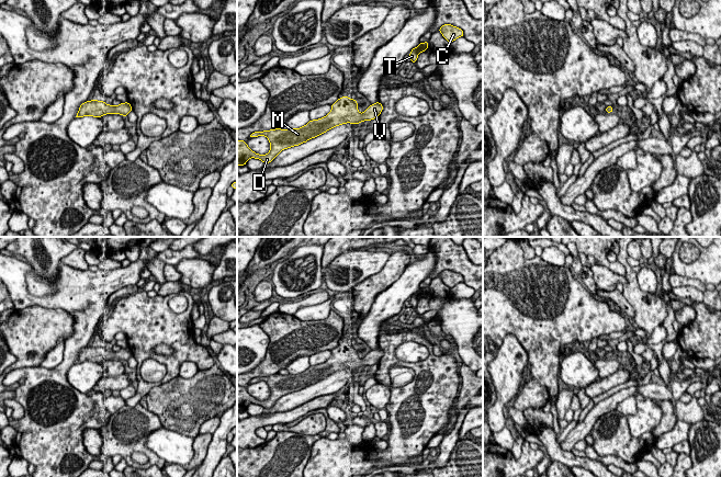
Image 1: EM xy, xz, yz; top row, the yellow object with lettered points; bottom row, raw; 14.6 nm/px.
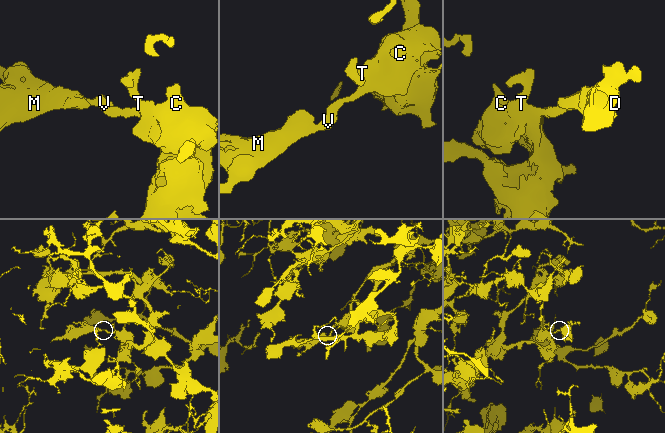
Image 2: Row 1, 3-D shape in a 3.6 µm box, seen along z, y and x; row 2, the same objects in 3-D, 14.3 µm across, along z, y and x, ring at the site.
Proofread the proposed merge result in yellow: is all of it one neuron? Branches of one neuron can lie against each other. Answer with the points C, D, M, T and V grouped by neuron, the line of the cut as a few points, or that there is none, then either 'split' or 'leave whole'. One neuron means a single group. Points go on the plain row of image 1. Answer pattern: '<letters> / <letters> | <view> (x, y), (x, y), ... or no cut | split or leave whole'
C D M T V | no cut | leave whole

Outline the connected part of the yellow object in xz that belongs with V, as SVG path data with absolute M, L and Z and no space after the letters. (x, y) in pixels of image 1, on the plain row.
M348 342L339 343L331 350L331 356L322 364L309 366L300 374L270 375L254 377L249 384L266 382L270 387L270 397L267 400L258 400L252 397L247 388L237 385L237 412L245 411L250 404L259 405L263 409L271 408L282 396L298 391L315 384L327 376L346 370L360 370L363 366L371 366L381 360L383 351L378 347L371 350L362 360L358 356L358 348Z

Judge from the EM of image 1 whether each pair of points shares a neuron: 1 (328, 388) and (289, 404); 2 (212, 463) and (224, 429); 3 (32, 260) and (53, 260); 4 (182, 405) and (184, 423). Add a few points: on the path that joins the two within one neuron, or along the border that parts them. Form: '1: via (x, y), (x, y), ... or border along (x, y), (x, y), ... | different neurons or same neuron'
1: via (318, 388), (299, 398) | same neuron
2: via (214, 454), (220, 438) | same neuron
3: via (37, 265), (47, 265) | same neuron
4: via (184, 409), (184, 419) | same neuron

